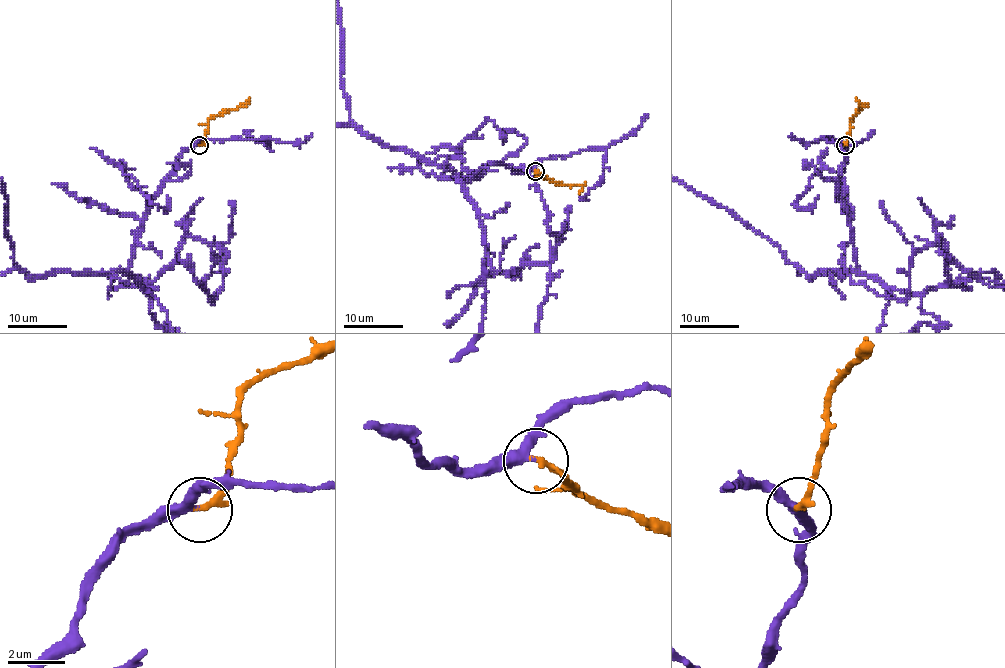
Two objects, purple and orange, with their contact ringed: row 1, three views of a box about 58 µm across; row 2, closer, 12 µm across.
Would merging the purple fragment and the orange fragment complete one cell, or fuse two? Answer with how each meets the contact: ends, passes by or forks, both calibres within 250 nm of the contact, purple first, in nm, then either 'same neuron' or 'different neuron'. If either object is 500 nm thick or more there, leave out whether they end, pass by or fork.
purple passes by; orange ends; calibres 300 and 200 nm; same neuron

